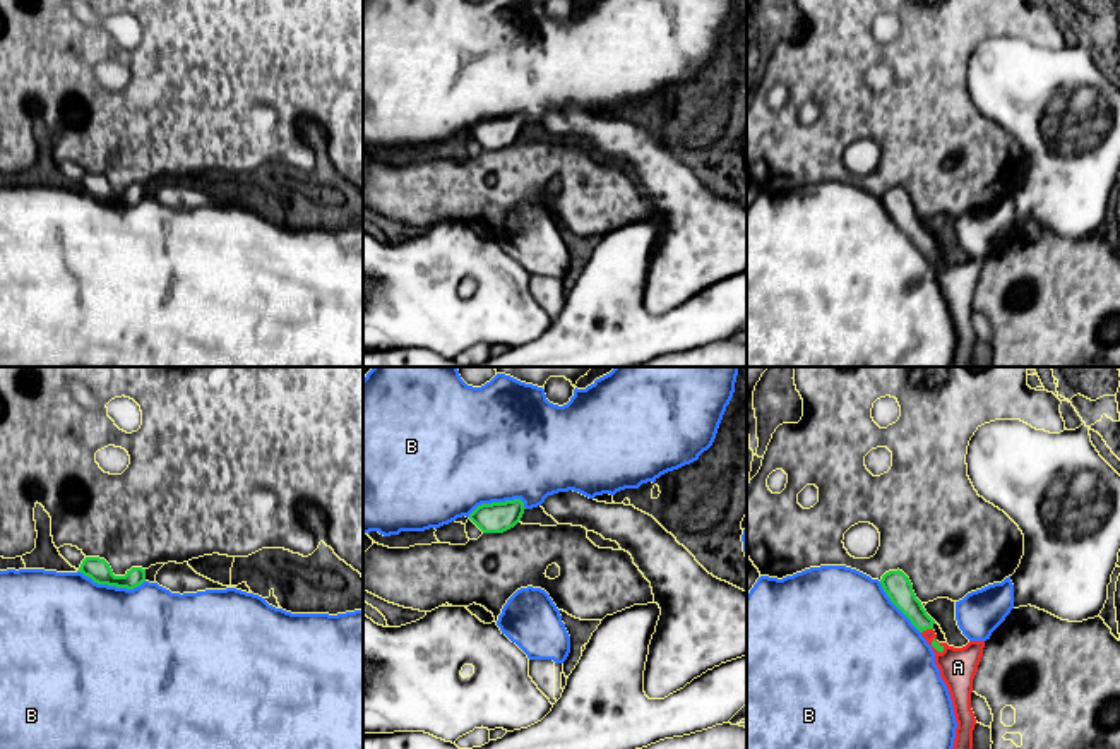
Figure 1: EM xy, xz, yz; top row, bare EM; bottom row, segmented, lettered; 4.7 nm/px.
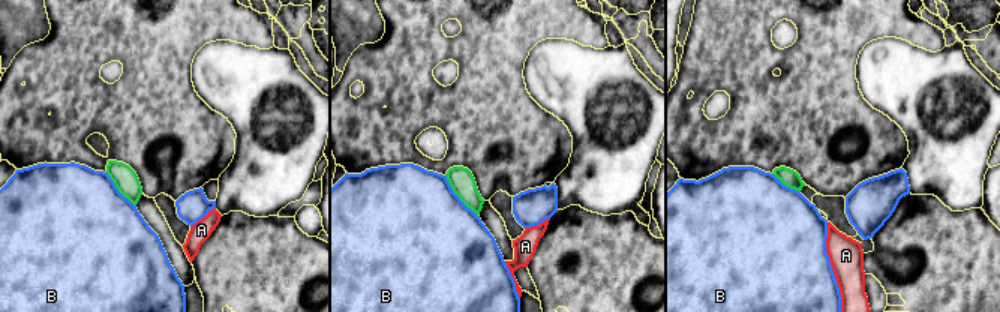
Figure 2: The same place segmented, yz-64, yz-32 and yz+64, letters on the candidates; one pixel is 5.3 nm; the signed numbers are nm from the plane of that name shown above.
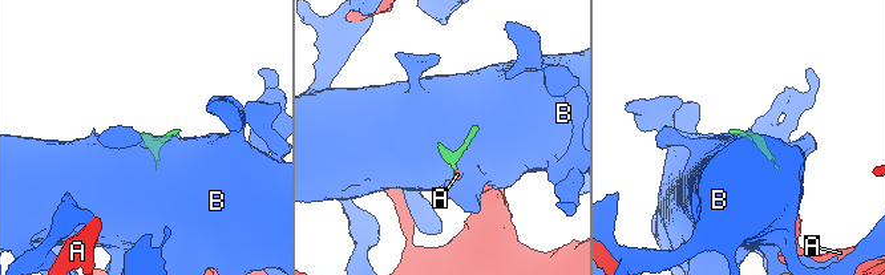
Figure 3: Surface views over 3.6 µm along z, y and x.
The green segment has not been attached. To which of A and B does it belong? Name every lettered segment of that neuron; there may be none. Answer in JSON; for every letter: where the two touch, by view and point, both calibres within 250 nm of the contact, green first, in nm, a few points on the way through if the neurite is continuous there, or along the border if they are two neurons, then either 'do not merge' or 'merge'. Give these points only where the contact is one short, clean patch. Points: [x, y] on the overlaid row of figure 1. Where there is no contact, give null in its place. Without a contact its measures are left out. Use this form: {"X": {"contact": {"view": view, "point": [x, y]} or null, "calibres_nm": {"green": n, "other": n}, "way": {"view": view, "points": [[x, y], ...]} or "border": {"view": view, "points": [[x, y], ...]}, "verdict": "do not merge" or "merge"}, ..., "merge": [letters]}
{"A": {"contact": {"view": "yz", "point": [927, 628]}, "calibres_nm": {"green": 130, "other": 180}, "way": {"view": "yz", "points": [[898, 587], [927, 628], [958, 667]]}, "verdict": "merge"}, "B": {"contact": {"view": "xy", "point": [112, 585]}, "calibres_nm": {"green": 110, "other": 480}, "verdict": "do not merge"}, "merge": ["A"]}

